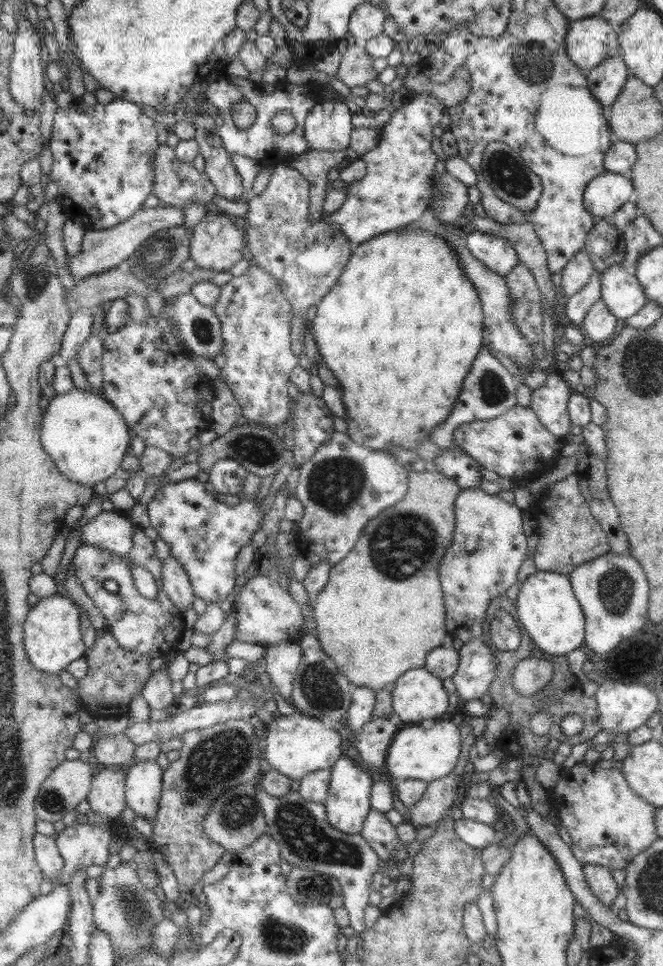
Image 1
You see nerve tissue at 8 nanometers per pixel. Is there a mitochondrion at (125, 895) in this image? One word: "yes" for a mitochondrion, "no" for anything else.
yes

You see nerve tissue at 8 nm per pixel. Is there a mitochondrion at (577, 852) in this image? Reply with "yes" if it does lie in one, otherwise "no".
no

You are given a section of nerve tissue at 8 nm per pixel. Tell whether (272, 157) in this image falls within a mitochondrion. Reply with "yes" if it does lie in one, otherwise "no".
no

